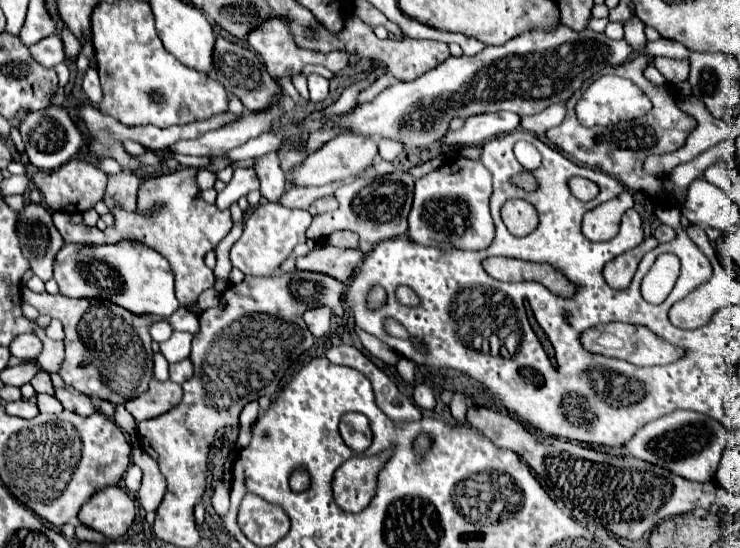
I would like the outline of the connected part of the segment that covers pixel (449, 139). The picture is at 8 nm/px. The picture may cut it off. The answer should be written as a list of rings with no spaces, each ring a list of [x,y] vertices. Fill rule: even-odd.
[[[512,112],[478,114],[466,118],[466,124],[458,132],[448,132],[444,144],[482,144],[494,136],[514,132],[520,126],[520,116]]]

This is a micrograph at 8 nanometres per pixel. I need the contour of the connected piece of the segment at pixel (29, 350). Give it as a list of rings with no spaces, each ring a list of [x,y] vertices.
[[[20,334],[10,344],[10,350],[18,358],[32,358],[32,360],[36,360],[38,354],[42,352],[42,342],[40,342],[40,338],[36,334]]]

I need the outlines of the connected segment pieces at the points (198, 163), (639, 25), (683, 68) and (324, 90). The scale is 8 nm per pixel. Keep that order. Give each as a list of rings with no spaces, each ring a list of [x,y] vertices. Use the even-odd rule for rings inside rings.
[[[176,156],[176,160],[182,166],[190,166],[190,168],[208,168],[212,162],[208,156]]]
[[[636,16],[624,25],[624,38],[631,46],[635,46],[635,49],[641,49],[647,42],[644,28],[645,25]]]
[[[654,58],[654,66],[662,72],[666,82],[672,84],[672,86],[678,86],[678,84],[688,80],[688,72],[690,72],[688,62],[682,62],[682,60],[678,62],[678,60],[668,60],[668,58]]]
[[[308,76],[308,88],[310,88],[310,100],[312,102],[322,102],[328,96],[328,80],[322,76]]]

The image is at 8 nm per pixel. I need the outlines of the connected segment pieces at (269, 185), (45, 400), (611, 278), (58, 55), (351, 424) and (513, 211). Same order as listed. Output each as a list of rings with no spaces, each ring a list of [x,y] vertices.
[[[268,152],[260,158],[254,158],[254,170],[260,178],[260,192],[268,202],[278,202],[278,198],[284,194],[286,176],[280,168],[280,160],[276,152]]]
[[[38,394],[38,408],[46,414],[60,414],[64,408],[60,406],[60,400],[48,394]]]
[[[648,236],[644,238],[644,242],[620,256],[616,256],[614,260],[610,260],[606,266],[604,266],[604,280],[614,286],[614,288],[628,288],[634,272],[636,272],[636,266],[640,262],[640,258],[652,250],[654,246],[658,246],[658,240],[654,236]]]
[[[56,34],[46,36],[40,42],[32,44],[30,54],[44,68],[54,68],[56,64],[64,62],[64,46],[62,46],[62,42],[60,42],[60,38]]]
[[[346,414],[340,422],[340,434],[348,448],[354,452],[364,452],[372,442],[372,432],[368,428],[368,422],[364,416],[358,414]]]
[[[522,198],[508,200],[502,206],[502,220],[514,236],[526,236],[528,232],[532,232],[538,226],[536,208]]]

